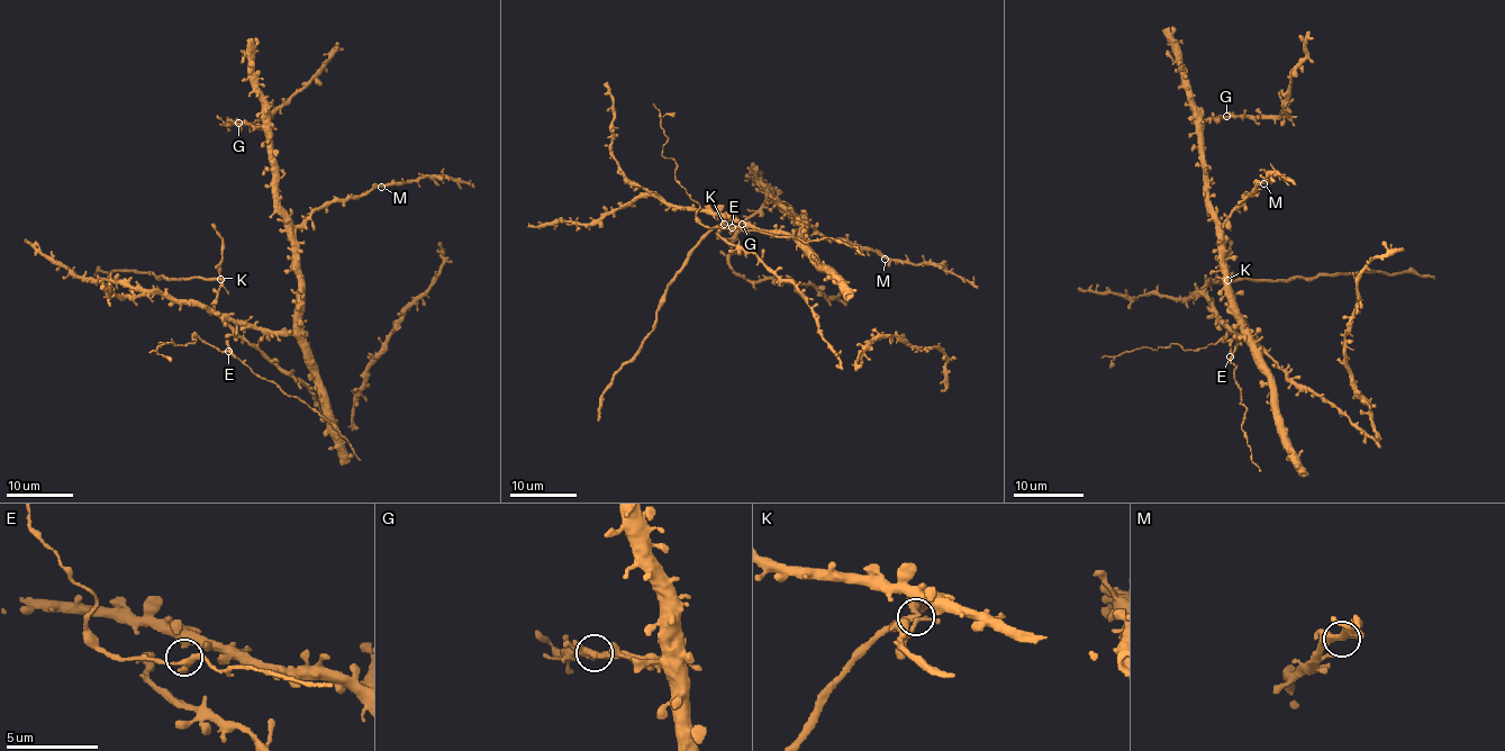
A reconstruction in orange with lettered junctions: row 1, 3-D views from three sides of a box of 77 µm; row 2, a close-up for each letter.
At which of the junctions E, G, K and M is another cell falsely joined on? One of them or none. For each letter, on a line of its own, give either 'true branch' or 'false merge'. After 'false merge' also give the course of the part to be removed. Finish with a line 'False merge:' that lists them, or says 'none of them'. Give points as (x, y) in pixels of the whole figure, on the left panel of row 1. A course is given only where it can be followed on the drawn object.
E: true branch
G: true branch
K: false merge; foreign part runs (219, 278), (135, 271), (98, 271), (94, 277)
M: true branch
False merge: K

